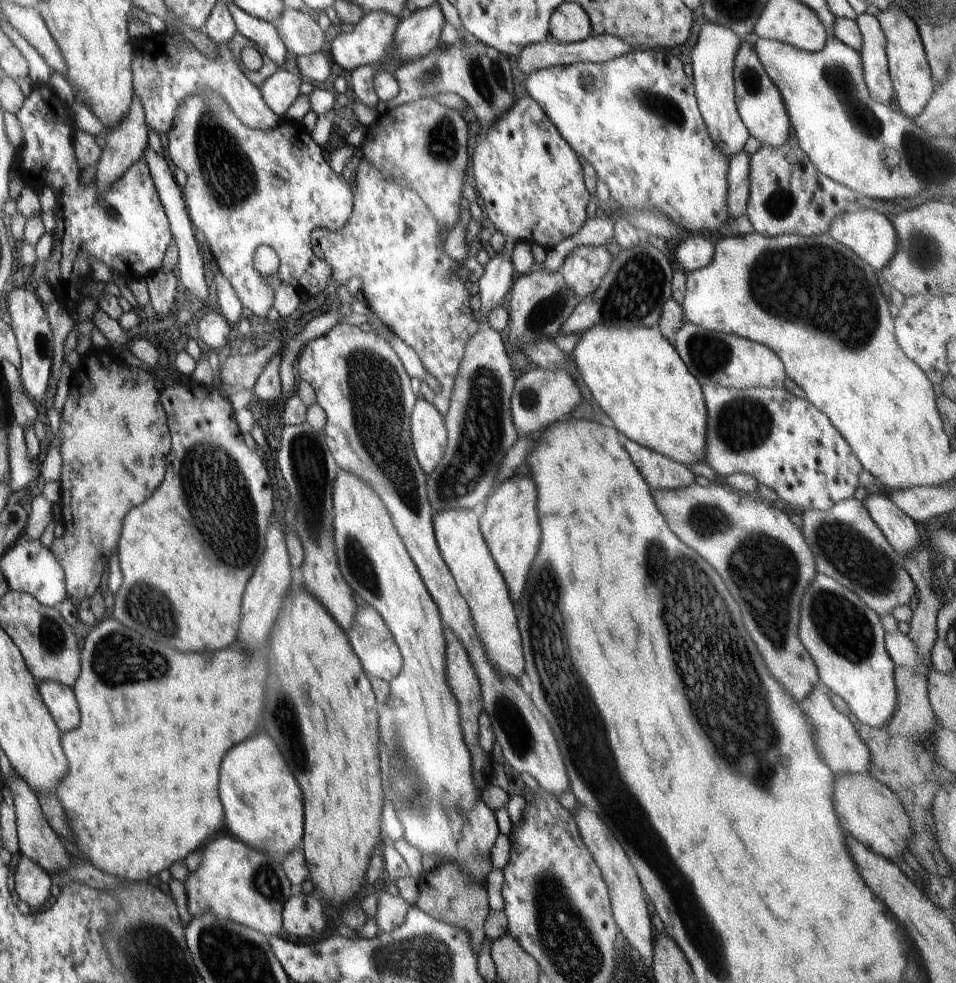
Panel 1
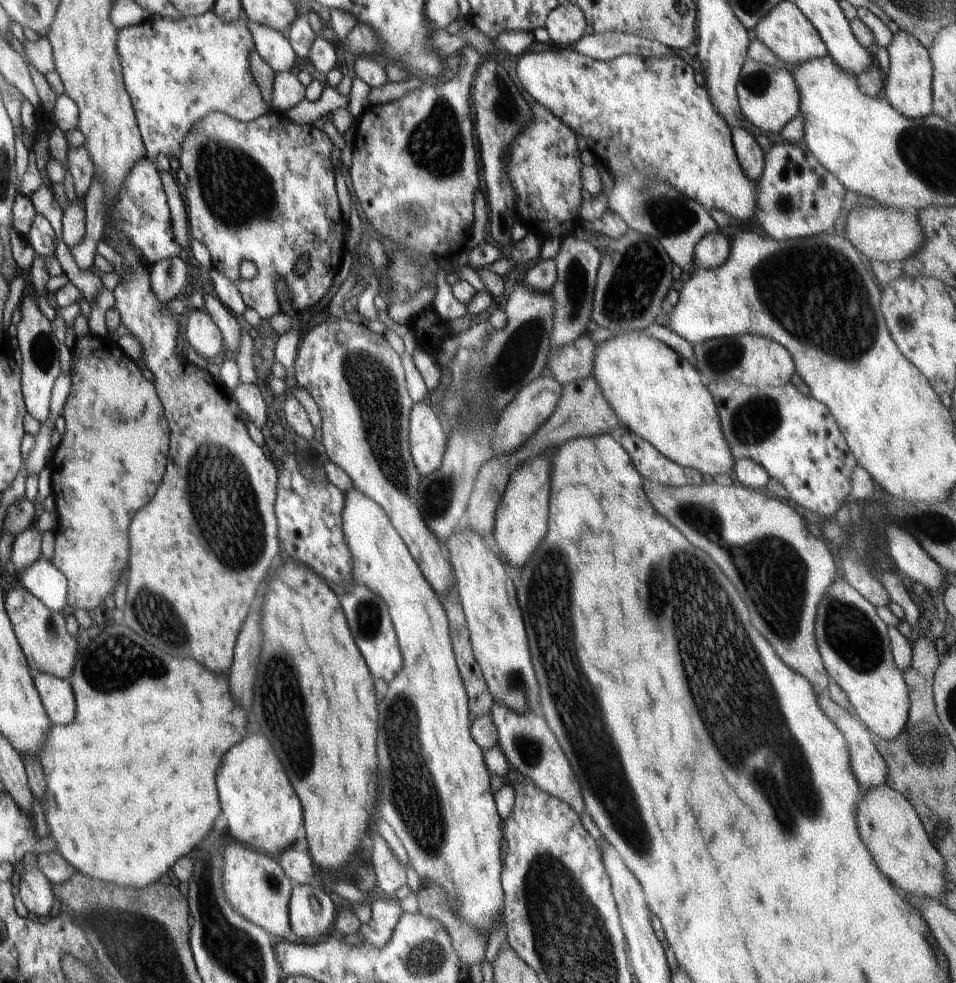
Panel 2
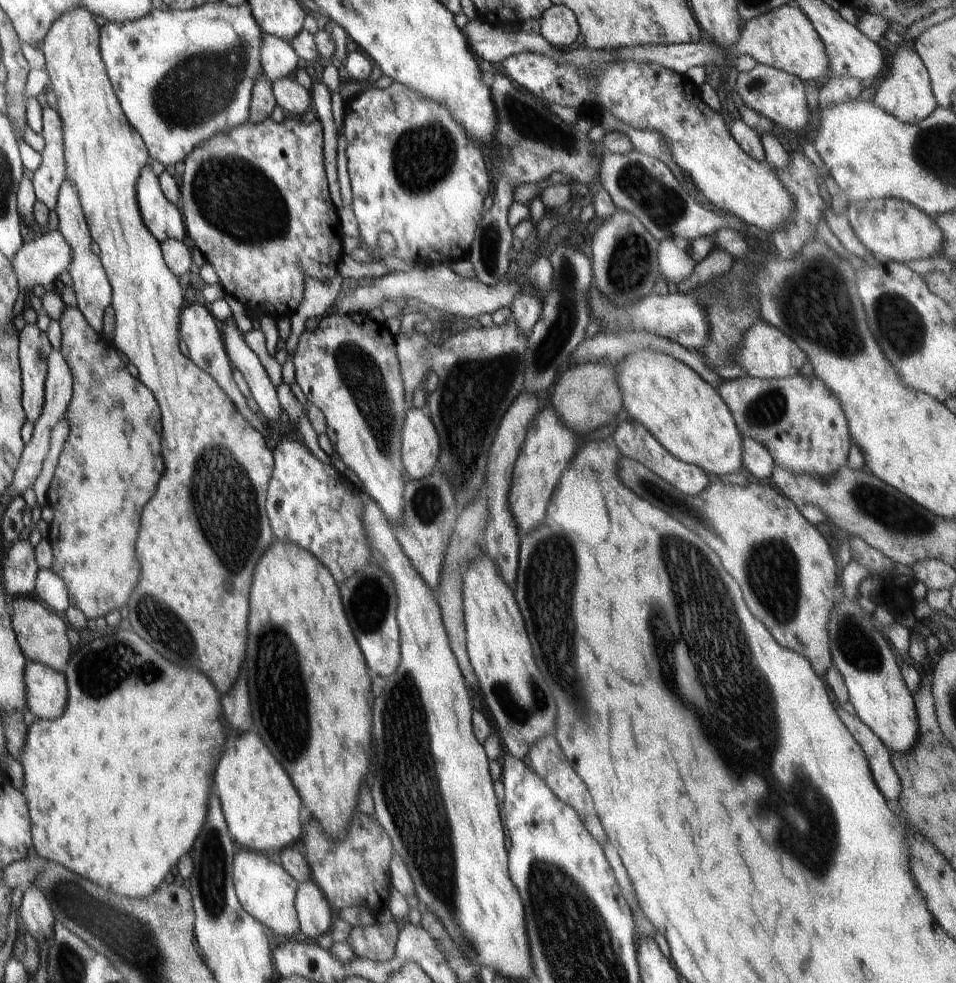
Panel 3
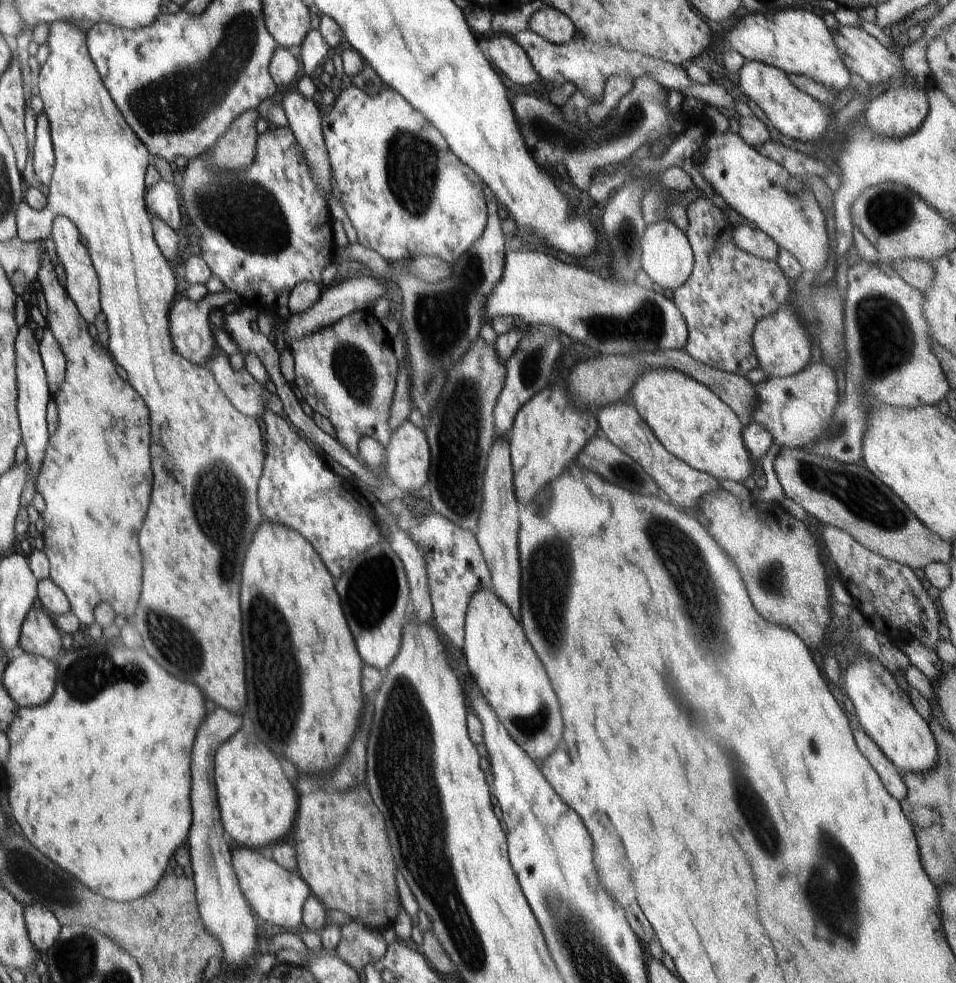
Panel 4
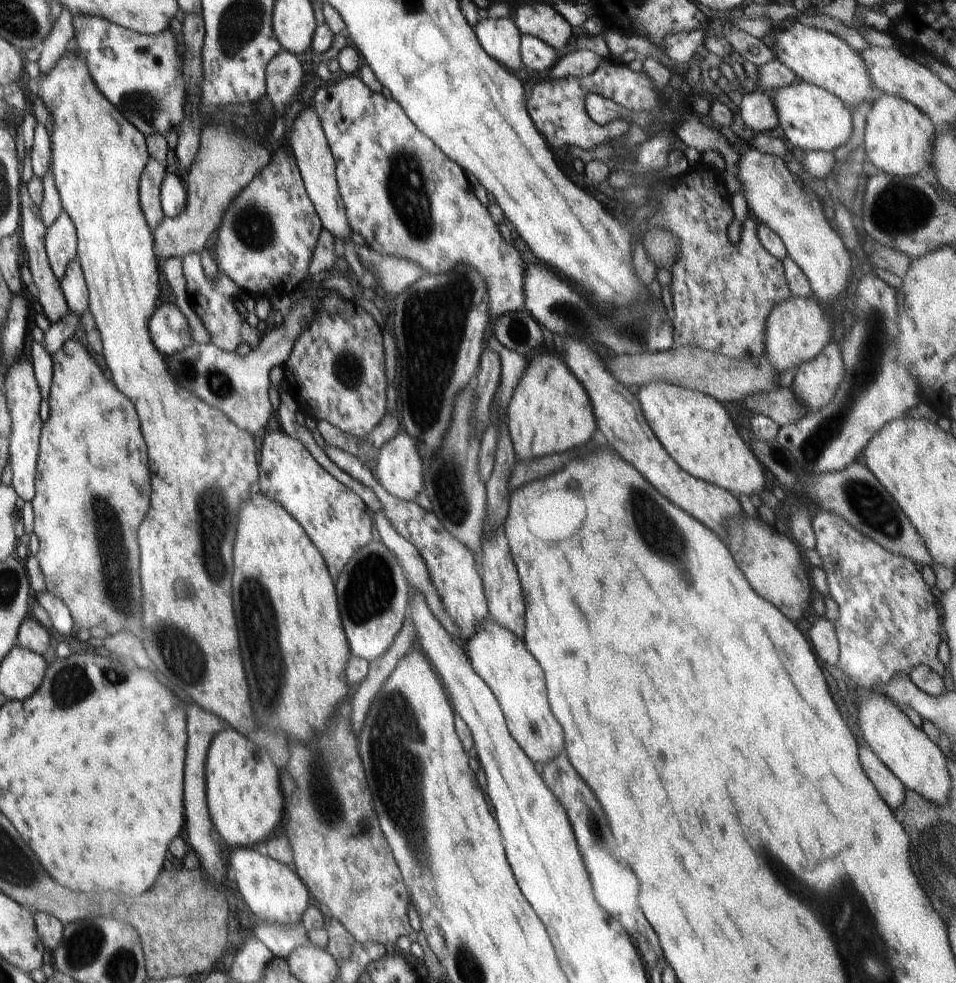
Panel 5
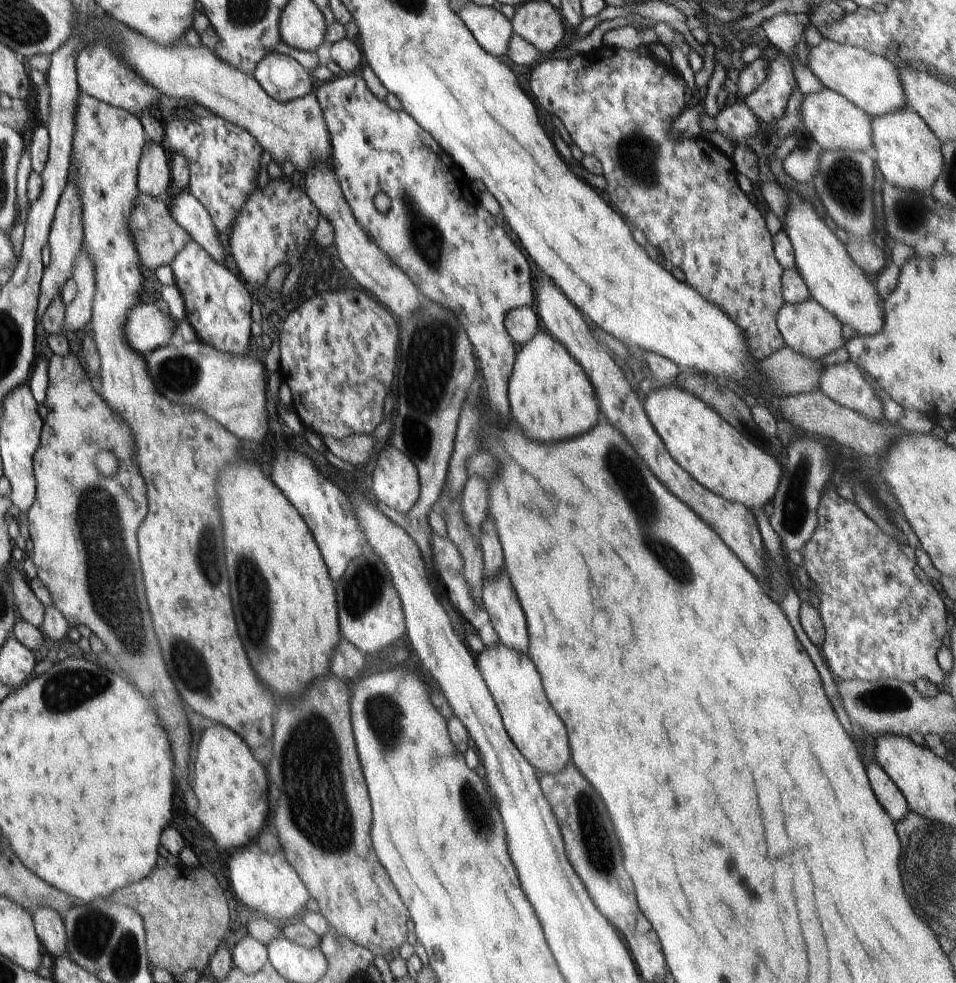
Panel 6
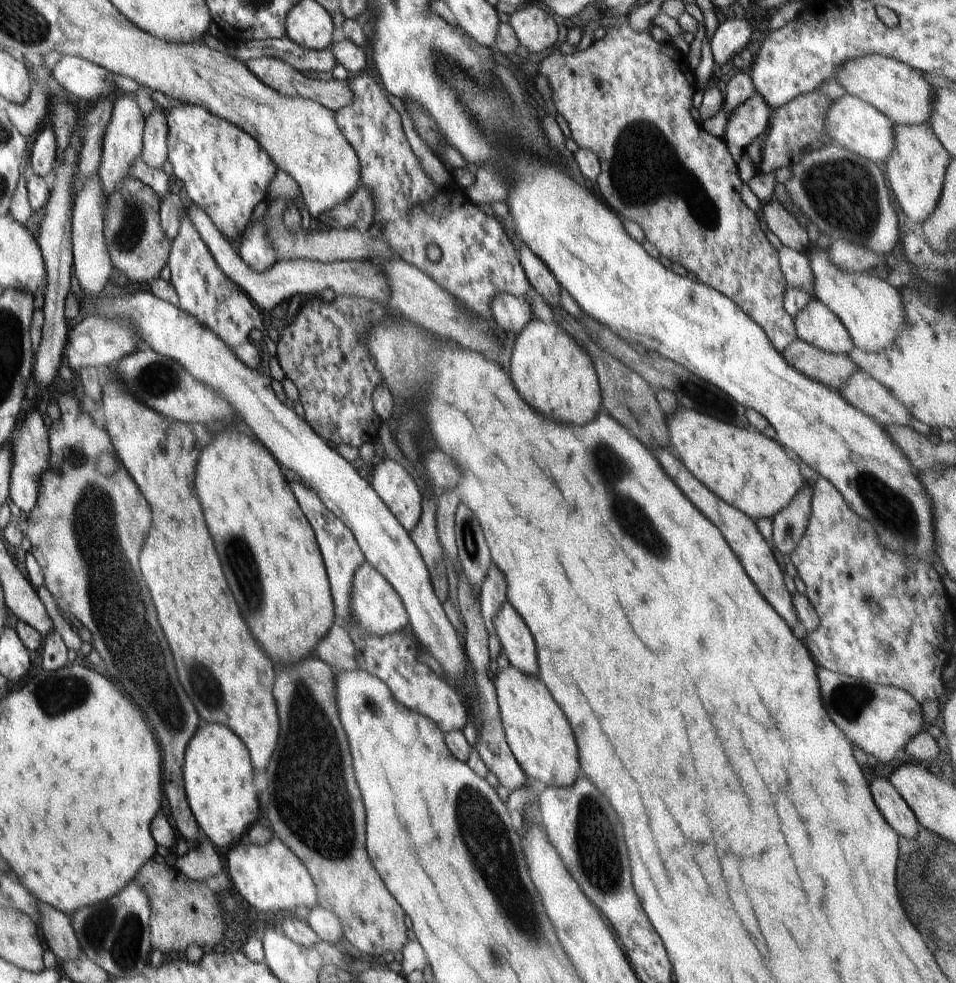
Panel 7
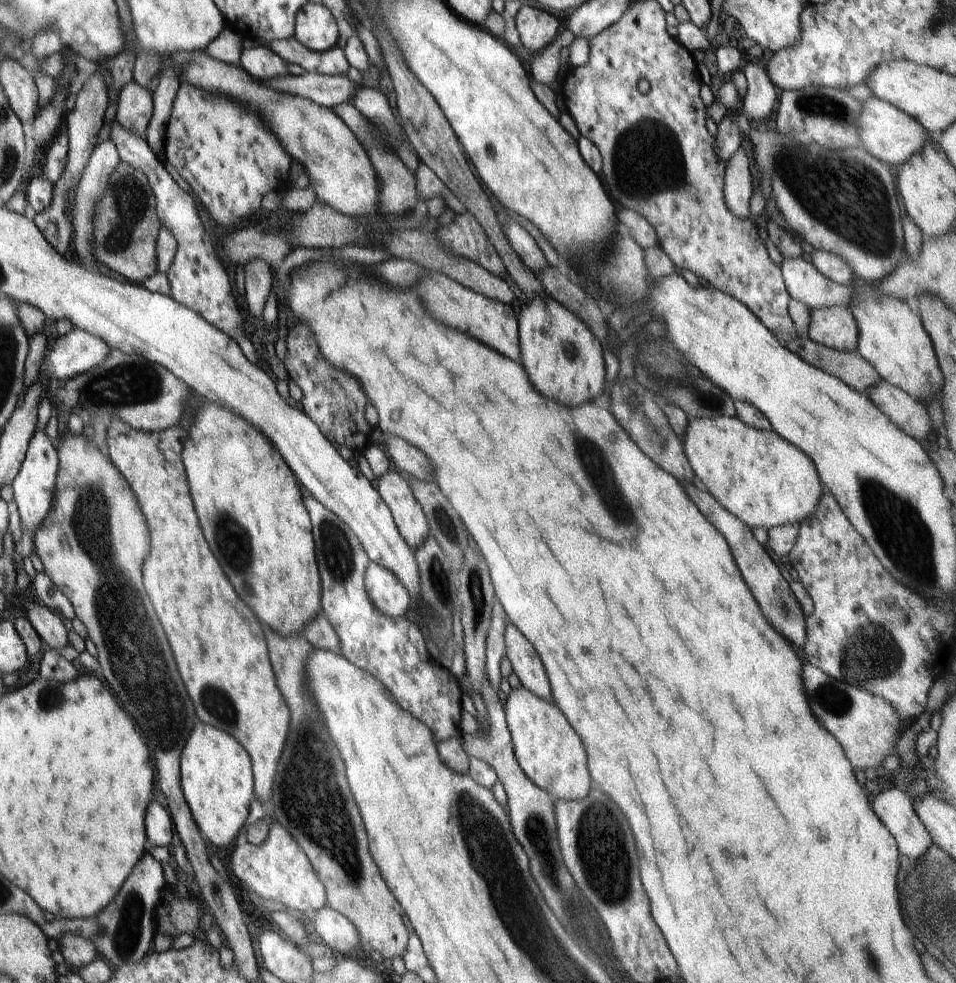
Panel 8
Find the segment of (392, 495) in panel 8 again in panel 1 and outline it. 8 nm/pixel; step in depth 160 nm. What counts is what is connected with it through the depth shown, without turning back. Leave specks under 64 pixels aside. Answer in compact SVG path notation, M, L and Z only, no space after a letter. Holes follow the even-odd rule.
M417 399L412 409L411 439L419 465L429 475L446 452L447 428L445 417L426 399Z

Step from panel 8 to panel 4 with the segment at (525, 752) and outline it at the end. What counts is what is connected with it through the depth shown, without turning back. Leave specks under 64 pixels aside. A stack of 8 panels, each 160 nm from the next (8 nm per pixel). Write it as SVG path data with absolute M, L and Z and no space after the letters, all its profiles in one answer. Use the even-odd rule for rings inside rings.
M478 587L472 594L465 616L462 648L471 676L514 742L534 760L544 760L560 744L564 724L558 698L526 640L522 625L492 590Z

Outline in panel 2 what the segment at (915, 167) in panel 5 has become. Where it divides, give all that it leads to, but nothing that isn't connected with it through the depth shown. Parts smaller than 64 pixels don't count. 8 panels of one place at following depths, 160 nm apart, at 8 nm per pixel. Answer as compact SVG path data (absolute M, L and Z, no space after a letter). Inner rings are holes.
M900 29L892 34L890 44L886 47L889 54L888 77L884 90L886 100L904 116L911 119L924 118L933 114L933 64L929 52L920 41L909 32Z

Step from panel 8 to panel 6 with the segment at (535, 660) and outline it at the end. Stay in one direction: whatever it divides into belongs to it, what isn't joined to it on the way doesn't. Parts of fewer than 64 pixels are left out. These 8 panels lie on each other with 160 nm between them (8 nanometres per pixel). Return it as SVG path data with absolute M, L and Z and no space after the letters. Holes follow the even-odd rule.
M506 572L483 580L482 608L489 615L492 629L499 642L516 653L528 655L526 620L522 608Z

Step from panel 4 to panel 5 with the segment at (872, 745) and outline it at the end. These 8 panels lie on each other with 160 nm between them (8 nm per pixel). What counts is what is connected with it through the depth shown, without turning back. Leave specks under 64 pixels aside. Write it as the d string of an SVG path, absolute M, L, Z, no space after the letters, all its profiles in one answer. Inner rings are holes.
M858 744L862 768L881 794L884 802L895 811L905 801L905 786L866 744Z

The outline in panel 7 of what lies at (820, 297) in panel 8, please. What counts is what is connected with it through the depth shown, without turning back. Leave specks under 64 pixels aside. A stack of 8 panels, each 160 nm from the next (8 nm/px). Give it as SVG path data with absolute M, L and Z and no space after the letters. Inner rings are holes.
M782 245L779 252L779 265L787 284L806 291L813 298L813 275L805 253Z

